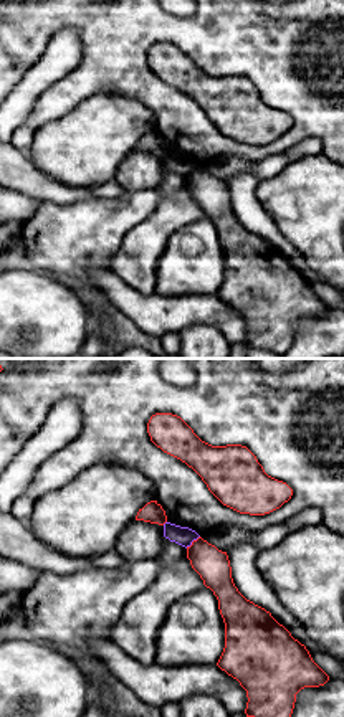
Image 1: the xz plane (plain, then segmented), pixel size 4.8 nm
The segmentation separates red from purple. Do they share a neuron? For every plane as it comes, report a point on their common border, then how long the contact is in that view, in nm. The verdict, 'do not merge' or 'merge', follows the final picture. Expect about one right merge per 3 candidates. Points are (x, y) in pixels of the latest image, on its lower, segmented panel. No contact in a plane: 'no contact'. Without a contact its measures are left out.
contact (192, 542); length 90 nm

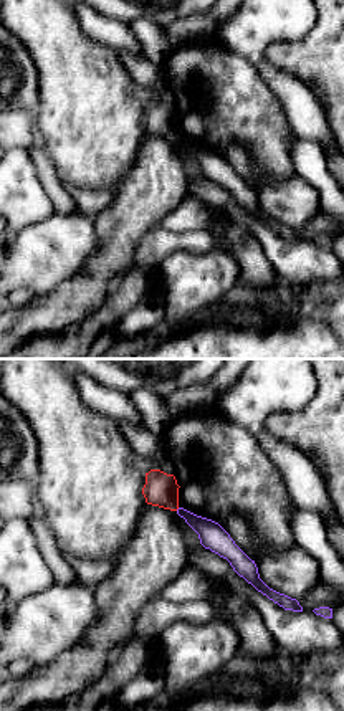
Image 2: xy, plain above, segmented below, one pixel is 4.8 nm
no contact

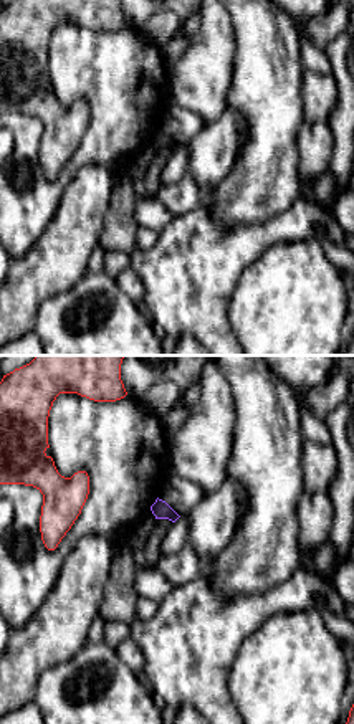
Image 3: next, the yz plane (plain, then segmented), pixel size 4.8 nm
no contact

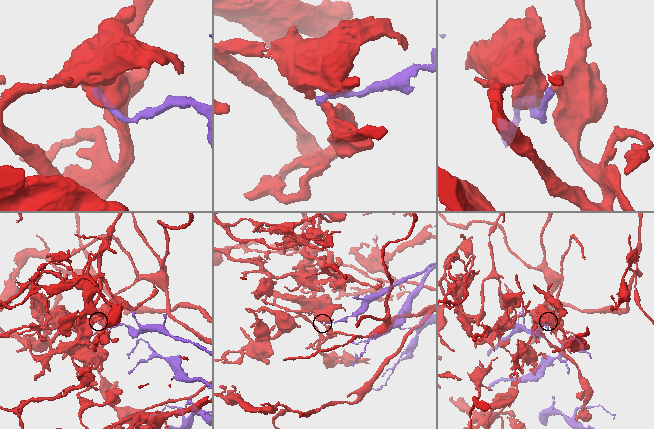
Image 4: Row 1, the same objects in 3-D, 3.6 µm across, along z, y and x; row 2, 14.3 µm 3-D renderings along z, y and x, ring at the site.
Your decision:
do not merge

